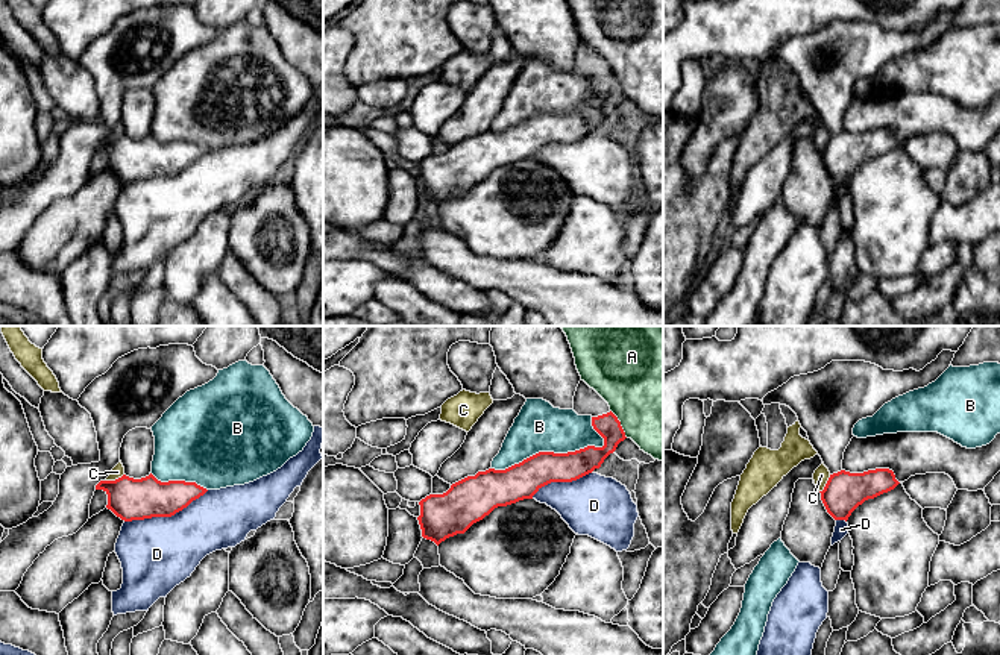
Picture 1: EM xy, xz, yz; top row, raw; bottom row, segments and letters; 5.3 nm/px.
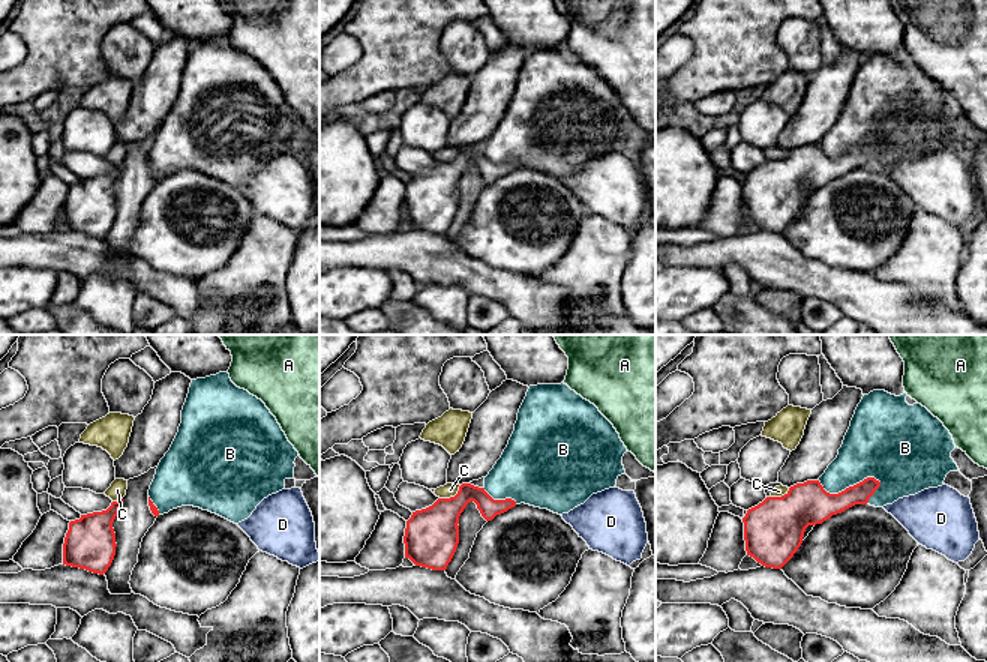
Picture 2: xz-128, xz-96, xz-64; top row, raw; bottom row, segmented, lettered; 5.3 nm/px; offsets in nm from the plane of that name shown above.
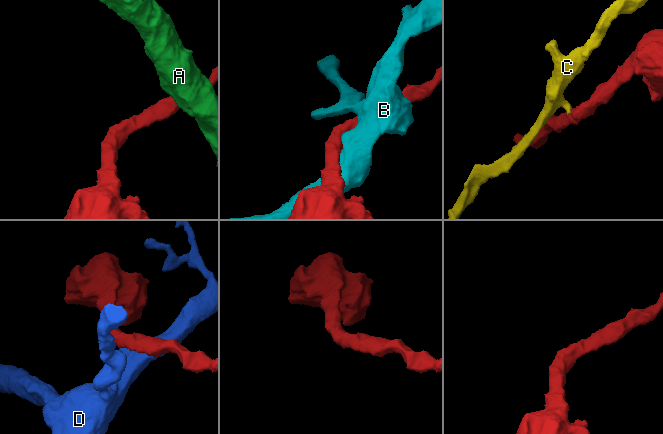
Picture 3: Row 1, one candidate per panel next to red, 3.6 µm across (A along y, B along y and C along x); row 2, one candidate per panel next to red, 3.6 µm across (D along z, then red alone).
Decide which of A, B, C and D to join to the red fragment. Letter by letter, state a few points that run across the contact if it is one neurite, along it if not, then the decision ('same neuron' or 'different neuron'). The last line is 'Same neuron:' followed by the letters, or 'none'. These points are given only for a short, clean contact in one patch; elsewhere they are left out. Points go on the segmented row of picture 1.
A: different neuron
B: different neuron
C: line xy (123, 473), (105, 481); different neuron
D: different neuron
Same neuron: none

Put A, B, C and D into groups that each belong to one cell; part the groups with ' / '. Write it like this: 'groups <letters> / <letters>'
groups A / B / C / D

